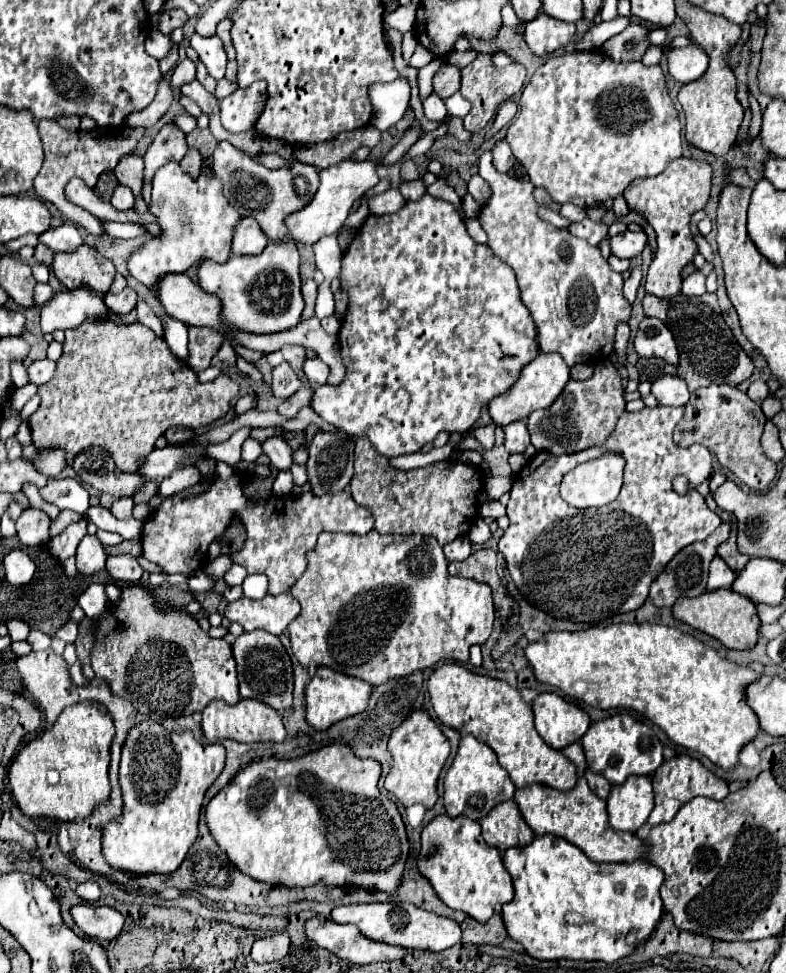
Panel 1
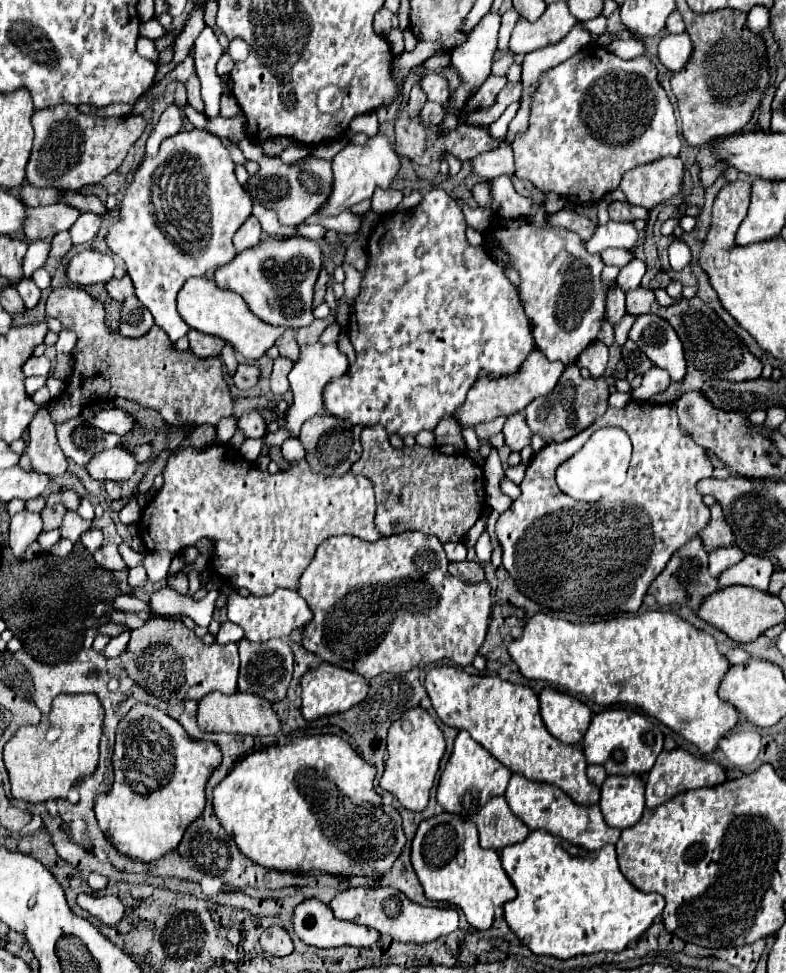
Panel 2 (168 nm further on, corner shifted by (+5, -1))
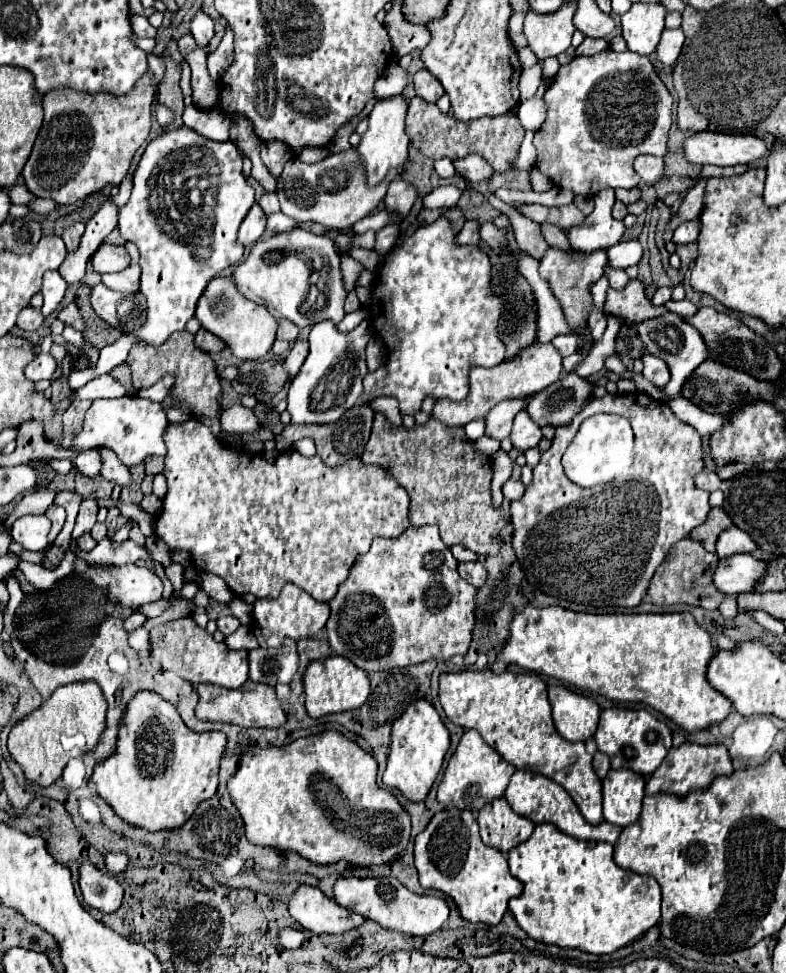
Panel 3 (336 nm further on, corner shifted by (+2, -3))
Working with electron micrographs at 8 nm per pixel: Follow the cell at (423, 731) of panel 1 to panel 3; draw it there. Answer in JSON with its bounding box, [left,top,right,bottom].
[383,698,449,802]

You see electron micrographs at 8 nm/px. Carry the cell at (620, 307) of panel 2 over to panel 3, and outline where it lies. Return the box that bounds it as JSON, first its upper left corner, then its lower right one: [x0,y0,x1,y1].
[605,266,629,290]

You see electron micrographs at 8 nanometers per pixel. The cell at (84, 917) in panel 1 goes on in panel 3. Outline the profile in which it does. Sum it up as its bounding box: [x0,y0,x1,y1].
[79,862,123,912]

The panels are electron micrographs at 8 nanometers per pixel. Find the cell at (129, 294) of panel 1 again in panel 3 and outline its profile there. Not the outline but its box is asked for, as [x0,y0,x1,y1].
[101,264,141,292]

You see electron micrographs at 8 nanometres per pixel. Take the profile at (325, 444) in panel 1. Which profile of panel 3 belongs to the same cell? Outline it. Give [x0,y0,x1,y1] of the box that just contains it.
[275,406,375,466]

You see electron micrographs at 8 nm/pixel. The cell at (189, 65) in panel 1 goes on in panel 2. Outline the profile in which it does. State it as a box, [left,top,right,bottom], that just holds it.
[140,20,166,40]

